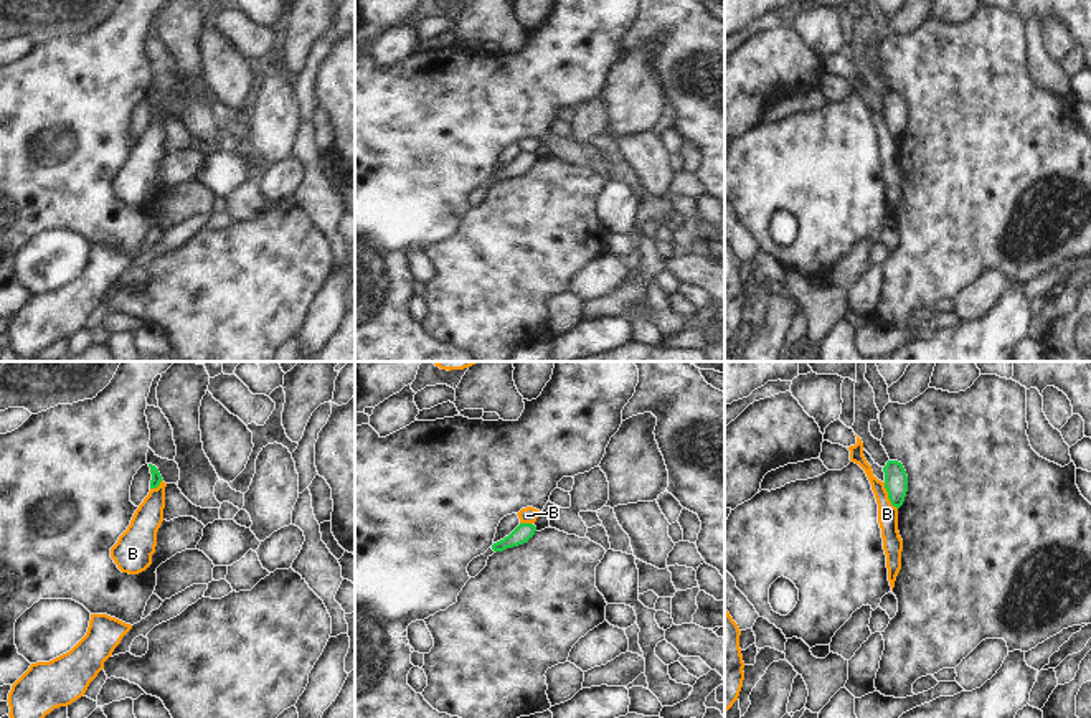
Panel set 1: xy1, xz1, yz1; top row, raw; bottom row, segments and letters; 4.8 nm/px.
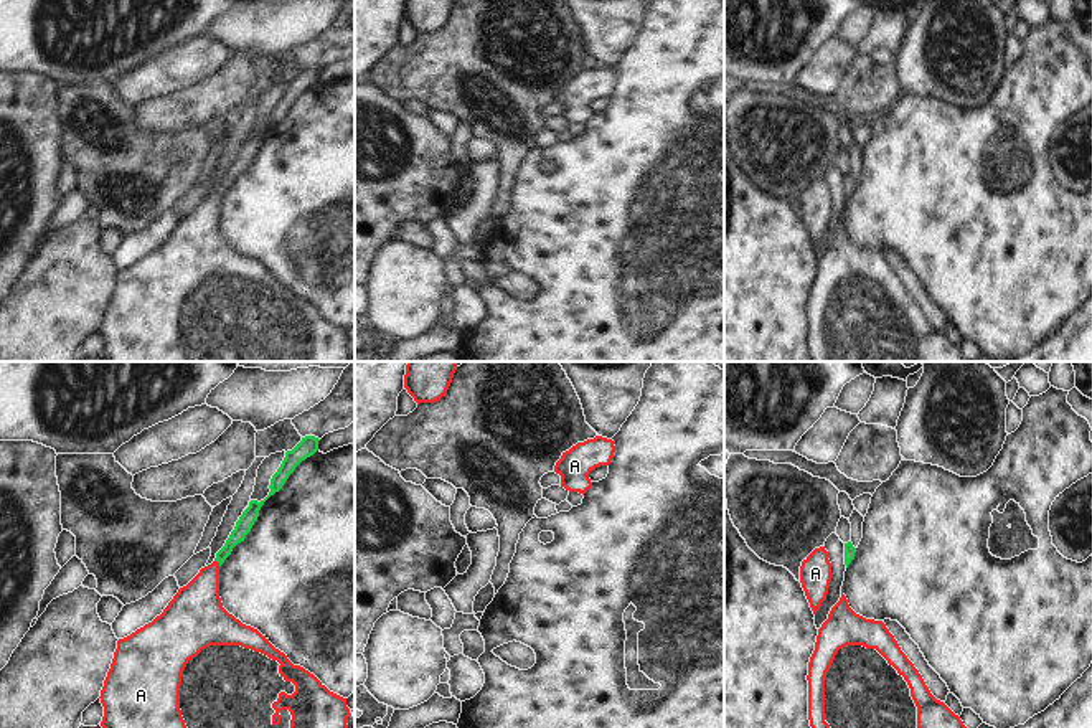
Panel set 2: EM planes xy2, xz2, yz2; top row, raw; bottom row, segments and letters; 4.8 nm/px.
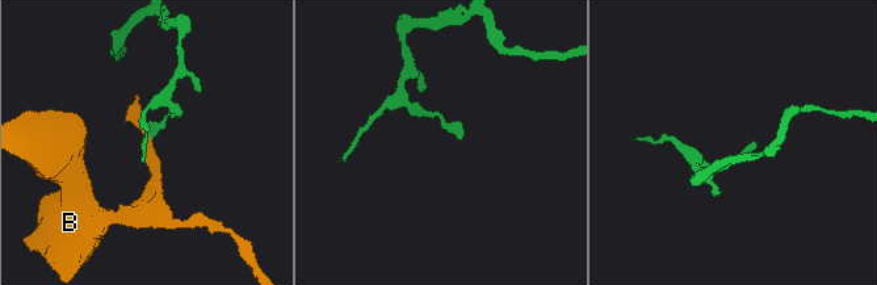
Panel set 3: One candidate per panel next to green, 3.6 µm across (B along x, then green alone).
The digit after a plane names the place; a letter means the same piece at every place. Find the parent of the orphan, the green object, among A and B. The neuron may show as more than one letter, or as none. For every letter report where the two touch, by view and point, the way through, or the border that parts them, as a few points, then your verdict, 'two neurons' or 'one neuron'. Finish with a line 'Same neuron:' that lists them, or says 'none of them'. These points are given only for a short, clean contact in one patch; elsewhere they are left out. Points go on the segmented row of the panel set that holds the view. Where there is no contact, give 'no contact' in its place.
A: xy2 (218, 562) | across xy2 (246, 520), (218, 562), (208, 576), (197, 608) | one neuron
B: yz1 (888, 495) | along yz1 (883, 482), (888, 500), (897, 509) | two neurons
Same neuron: A

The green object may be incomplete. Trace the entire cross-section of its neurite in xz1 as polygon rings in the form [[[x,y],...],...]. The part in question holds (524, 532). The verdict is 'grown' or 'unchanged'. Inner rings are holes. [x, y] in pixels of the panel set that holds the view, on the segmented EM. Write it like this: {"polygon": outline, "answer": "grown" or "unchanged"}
{"polygon": [[[520,523],[508,536],[492,545],[492,550],[503,551],[507,548],[513,548],[527,543],[536,531],[536,527],[531,523]]], "answer": "unchanged"}

